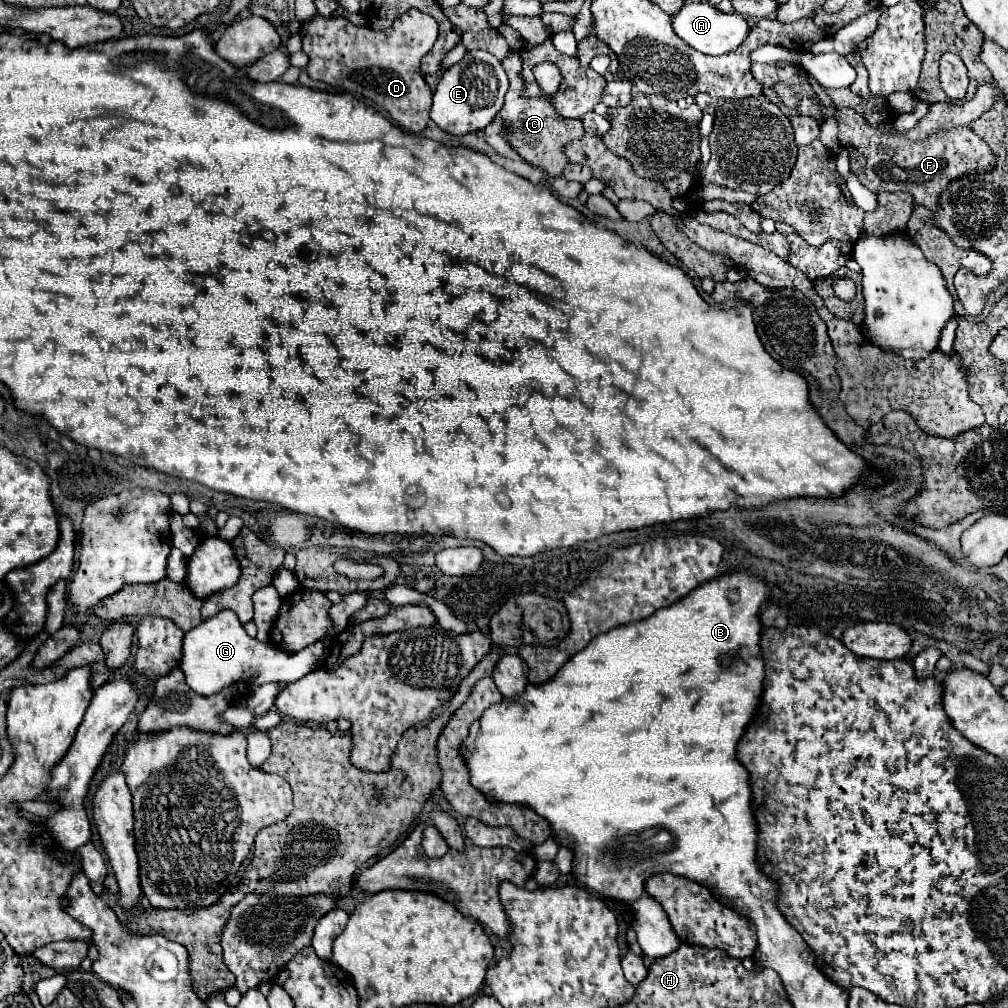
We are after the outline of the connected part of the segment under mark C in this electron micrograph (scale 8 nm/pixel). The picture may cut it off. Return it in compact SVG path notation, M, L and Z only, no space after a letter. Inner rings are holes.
M511 53L502 60L502 65L503 69L507 71L507 77L509 77L509 91L505 95L505 105L499 111L499 119L503 119L503 123L509 127L509 131L503 133L505 139L509 141L509 145L513 149L519 151L519 155L527 163L545 169L551 177L559 177L563 167L569 163L569 159L563 155L563 145L567 145L567 143L571 143L571 141L585 135L581 119L563 119L551 107L551 103L545 101L545 99L525 99L525 97L521 97L523 77L519 77L521 59L518 53Z

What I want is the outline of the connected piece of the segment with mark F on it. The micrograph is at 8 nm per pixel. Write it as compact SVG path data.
M837 109L835 119L839 123L839 141L849 149L851 171L869 191L907 191L913 195L915 203L921 203L931 211L939 209L939 197L951 181L971 173L987 173L997 165L997 155L973 133L971 127L935 133L923 143L913 143L905 139L903 133L893 133L891 125L877 129L867 125L853 109Z

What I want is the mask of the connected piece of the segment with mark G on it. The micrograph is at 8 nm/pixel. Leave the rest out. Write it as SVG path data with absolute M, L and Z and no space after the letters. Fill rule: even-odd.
M229 609L217 613L215 617L201 621L195 629L185 633L183 639L183 659L179 663L185 683L199 695L213 695L225 687L231 687L239 681L247 683L249 687L261 683L291 683L299 677L307 675L311 669L321 667L325 659L327 643L317 641L303 651L287 653L275 649L271 643L263 643L257 637L249 637L243 629L241 621Z

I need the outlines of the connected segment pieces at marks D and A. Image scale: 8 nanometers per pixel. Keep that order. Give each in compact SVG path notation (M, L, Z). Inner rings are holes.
M409 9L383 31L375 31L369 25L357 27L341 15L331 15L329 19L317 15L299 29L299 35L309 57L307 73L311 79L373 101L409 133L421 133L427 127L433 91L419 65L437 39L437 21L431 15Z
M693 1L685 3L683 9L677 15L673 15L673 29L687 45L705 55L733 53L751 33L751 27L747 25L747 19L743 15L739 13L727 15L709 3L693 3Z

